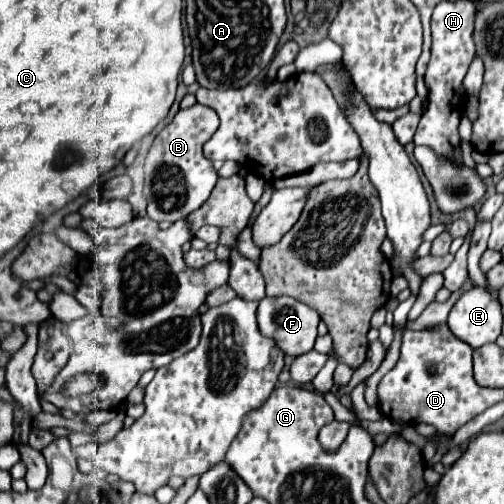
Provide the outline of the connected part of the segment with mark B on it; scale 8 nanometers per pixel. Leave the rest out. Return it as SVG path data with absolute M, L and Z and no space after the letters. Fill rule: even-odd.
M196 103L188 109L180 109L174 119L156 135L144 163L144 197L148 201L150 219L158 223L176 223L178 219L184 219L202 207L210 197L218 175L212 167L212 161L204 157L203 145L219 124L219 117L212 108Z

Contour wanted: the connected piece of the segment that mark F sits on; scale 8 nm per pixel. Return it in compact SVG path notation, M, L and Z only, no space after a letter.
M282 295L282 297L264 297L260 301L260 307L258 307L258 325L260 325L260 333L264 337L270 337L276 341L276 345L286 353L286 355L292 355L292 357L298 357L298 355L304 355L308 351L312 351L314 347L314 341L316 341L316 327L320 323L320 315L296 301L294 297L288 297L288 295Z

